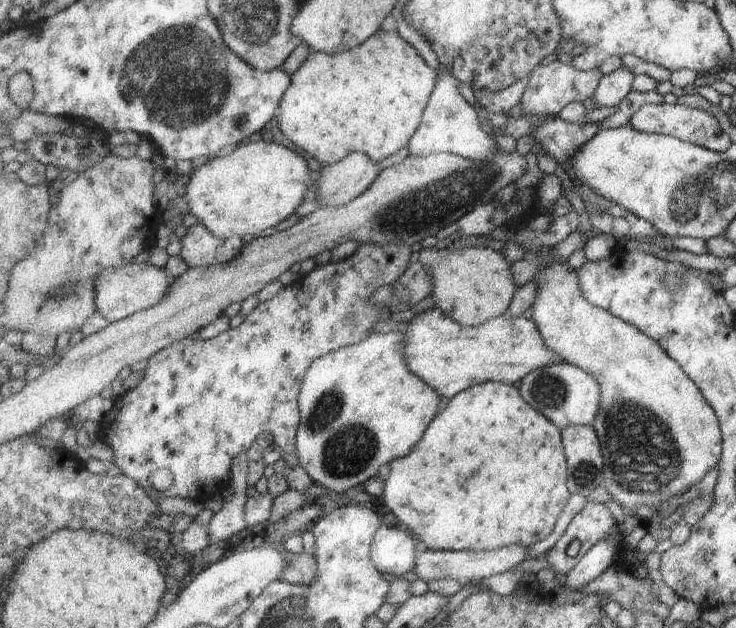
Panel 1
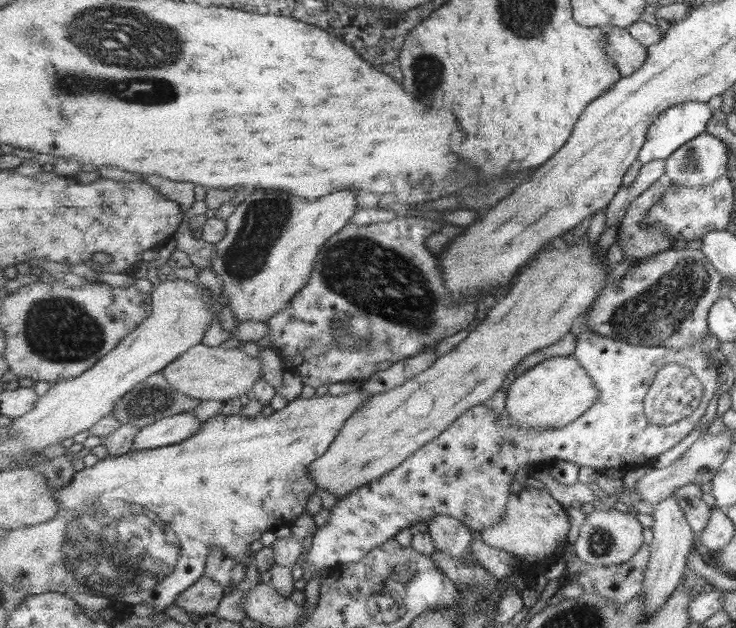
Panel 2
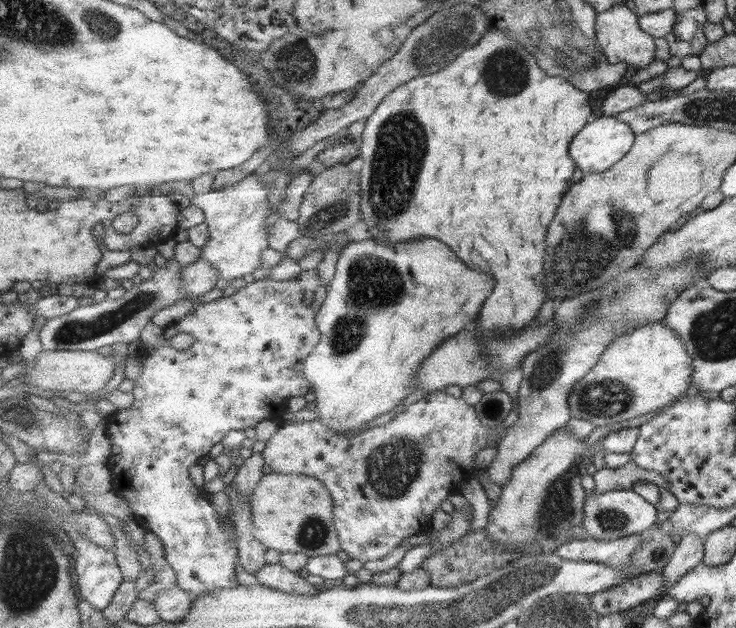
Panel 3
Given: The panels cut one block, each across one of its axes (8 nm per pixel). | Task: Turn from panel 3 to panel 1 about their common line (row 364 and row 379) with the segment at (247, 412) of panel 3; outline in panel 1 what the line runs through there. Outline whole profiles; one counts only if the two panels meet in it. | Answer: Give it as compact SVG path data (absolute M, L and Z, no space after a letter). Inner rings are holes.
M359 245L350 257L313 268L299 284L283 286L272 299L259 303L241 326L229 328L212 339L187 337L158 352L147 360L148 367L139 385L116 399L114 407L101 418L101 440L112 449L114 464L122 474L136 480L153 500L180 496L200 502L219 497L231 483L233 458L247 452L261 433L271 433L271 442L282 448L286 470L298 467L298 398L309 368L325 355L364 341L375 323L386 319L387 308L369 304L369 296L379 286L394 286L396 280L403 278L411 266L409 260L409 245ZM161 468L172 474L173 484L160 492L151 486L149 478L151 472Z

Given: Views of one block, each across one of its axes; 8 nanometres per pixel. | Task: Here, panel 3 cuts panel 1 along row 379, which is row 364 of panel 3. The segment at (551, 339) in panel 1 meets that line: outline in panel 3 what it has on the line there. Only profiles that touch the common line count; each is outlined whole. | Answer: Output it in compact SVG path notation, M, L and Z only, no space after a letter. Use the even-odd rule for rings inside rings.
M663 321L646 324L636 328L631 334L617 337L605 353L601 354L595 368L591 369L579 382L573 386L569 394L569 408L572 416L588 420L595 427L609 426L625 420L633 420L637 416L649 414L667 406L669 402L677 401L678 397L692 384L692 363L685 346L677 334L666 326Z

